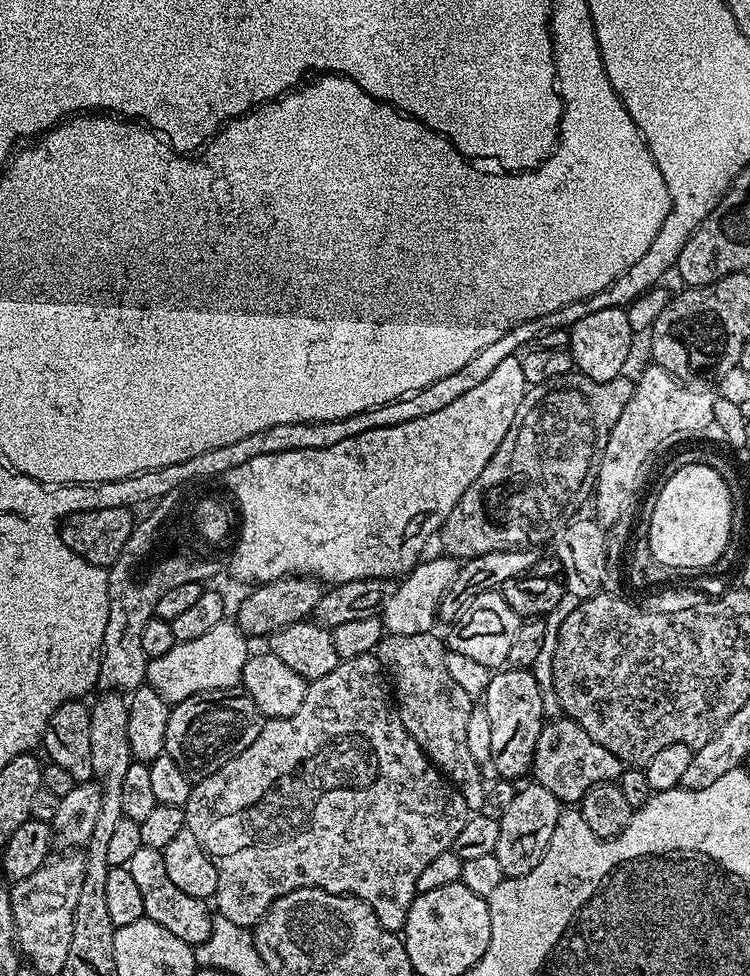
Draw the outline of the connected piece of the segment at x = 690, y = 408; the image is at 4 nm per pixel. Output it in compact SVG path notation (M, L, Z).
M655 362L649 363L649 368L640 372L640 377L635 377L633 396L626 403L626 408L618 416L618 422L614 423L608 439L603 441L604 453L601 454L600 465L597 468L597 476L594 487L594 500L596 496L596 513L594 519L601 528L611 529L611 524L616 524L624 516L624 511L632 504L636 496L636 487L640 484L640 475L648 464L648 459L659 448L667 444L676 444L687 436L700 436L707 428L713 427L714 420L714 396L713 393L699 392L696 388L687 388L683 379L677 378L667 372Z

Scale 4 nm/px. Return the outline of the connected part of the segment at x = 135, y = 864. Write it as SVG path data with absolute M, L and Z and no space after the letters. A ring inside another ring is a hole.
M141 846L126 861L126 867L142 894L145 917L170 930L176 938L191 946L206 942L206 938L210 938L213 913L209 905L198 898L190 898L190 894L182 894L182 890L178 890L178 886L170 882L170 877L166 874L163 851Z

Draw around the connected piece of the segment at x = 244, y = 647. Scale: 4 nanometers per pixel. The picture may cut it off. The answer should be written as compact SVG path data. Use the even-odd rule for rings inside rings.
M223 620L210 631L194 640L175 643L166 654L156 657L156 684L152 687L170 706L200 692L229 691L241 683L241 674L248 661L250 649L249 639L241 629L230 620Z

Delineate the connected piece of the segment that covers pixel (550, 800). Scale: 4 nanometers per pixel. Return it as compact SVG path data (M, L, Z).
M529 783L529 788L520 788L515 793L513 802L507 807L505 814L500 818L496 857L502 866L505 877L525 876L542 862L542 854L546 854L546 846L550 846L554 826L558 826L558 818L562 811L562 801L550 790L540 784Z

